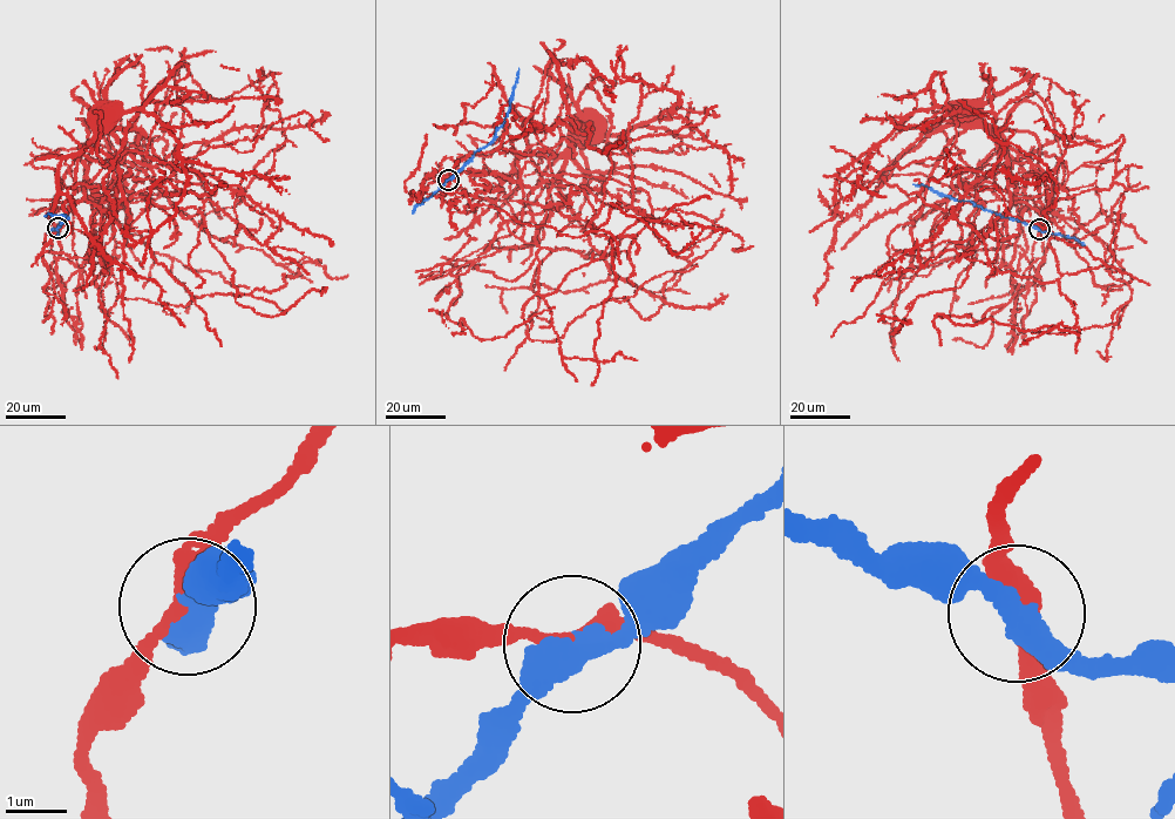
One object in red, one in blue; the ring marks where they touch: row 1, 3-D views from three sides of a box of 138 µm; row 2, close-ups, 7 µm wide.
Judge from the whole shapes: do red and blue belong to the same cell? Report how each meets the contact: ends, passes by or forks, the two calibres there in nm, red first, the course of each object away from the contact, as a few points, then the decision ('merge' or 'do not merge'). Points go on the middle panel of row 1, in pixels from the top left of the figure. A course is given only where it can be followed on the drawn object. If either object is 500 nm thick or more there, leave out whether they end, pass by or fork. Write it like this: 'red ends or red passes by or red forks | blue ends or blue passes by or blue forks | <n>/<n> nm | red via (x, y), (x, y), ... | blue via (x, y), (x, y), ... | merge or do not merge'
red passes by | blue passes by | 320/420 nm | red via (448, 180), (490, 200), (510, 231), (536, 242), (528, 195), (568, 147), (574, 119), (586, 113) | blue via (448, 180), (493, 140), (509, 112), (520, 68) | do not merge

